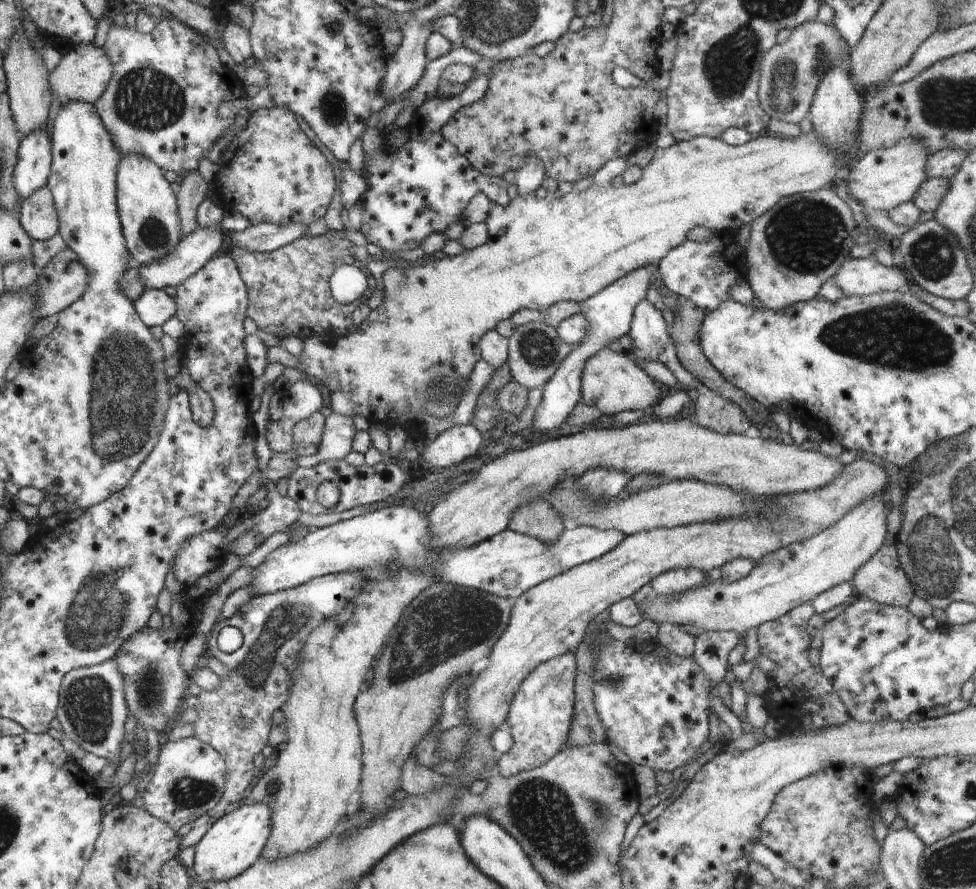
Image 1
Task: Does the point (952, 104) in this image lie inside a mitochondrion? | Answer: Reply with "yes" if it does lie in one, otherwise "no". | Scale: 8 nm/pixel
yes

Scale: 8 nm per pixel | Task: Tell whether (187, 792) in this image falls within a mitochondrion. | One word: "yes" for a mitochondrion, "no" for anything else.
yes

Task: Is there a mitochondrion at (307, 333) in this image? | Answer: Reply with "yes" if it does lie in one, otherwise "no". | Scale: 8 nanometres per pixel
no

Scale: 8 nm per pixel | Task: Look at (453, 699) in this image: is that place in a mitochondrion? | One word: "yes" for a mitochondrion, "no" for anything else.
yes

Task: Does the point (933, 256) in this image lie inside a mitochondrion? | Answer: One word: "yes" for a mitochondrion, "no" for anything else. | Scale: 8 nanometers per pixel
yes

